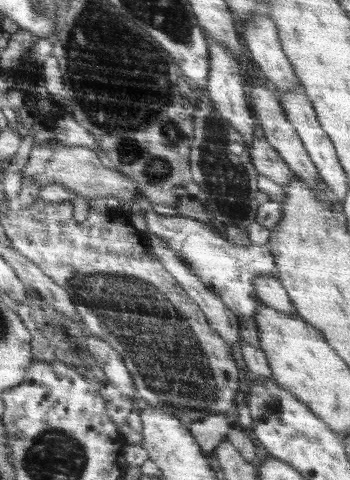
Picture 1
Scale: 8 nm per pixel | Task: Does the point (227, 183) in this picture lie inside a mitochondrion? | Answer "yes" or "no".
yes

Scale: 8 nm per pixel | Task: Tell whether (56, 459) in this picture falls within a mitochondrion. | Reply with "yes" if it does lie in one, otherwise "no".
yes

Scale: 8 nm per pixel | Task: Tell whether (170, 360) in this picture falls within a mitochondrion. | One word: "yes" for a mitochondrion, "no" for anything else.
yes

